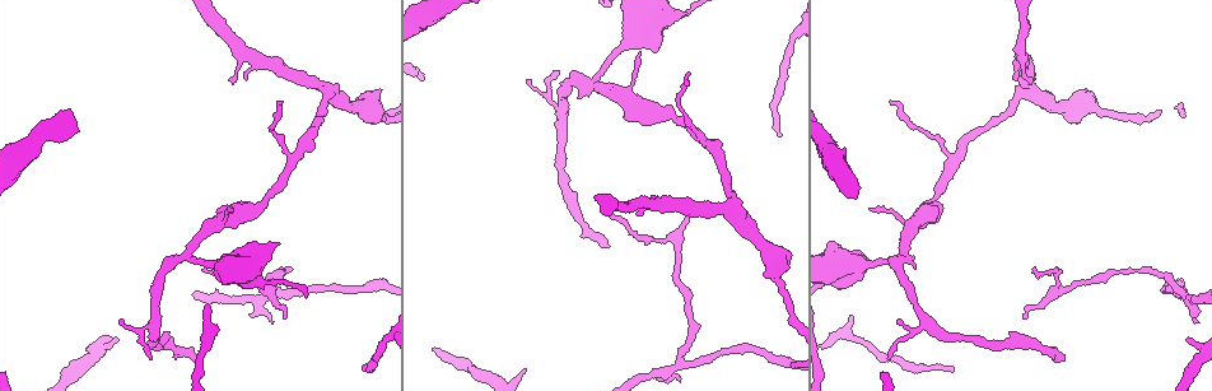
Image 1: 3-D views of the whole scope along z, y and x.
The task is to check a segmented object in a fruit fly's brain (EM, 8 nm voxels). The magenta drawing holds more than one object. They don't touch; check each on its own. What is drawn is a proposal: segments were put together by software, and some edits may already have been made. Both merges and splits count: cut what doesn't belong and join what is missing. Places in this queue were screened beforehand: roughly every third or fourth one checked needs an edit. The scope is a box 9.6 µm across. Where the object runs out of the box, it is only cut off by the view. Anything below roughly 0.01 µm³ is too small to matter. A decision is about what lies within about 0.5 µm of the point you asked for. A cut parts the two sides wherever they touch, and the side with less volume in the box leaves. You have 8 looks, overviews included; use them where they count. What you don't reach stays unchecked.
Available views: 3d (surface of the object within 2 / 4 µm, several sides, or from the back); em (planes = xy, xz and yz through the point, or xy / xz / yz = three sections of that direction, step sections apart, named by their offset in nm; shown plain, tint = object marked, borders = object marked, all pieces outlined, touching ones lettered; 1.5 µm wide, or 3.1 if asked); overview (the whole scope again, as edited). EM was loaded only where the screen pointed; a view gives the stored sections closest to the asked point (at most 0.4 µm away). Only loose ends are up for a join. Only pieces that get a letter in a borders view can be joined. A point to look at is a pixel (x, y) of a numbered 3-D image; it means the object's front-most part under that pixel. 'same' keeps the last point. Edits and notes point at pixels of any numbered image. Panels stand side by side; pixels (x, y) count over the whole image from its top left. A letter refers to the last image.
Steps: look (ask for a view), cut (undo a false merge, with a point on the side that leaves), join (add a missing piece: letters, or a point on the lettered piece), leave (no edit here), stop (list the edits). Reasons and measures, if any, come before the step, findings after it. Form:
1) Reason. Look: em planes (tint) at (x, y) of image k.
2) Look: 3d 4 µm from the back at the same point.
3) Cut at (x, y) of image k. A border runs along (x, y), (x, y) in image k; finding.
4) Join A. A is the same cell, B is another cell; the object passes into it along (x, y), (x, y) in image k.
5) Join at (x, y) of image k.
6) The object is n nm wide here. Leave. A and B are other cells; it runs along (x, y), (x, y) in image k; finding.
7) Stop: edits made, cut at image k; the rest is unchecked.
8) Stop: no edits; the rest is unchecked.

Long arm stops here. Look: em planes (borders) at (951, 370) of image 1.

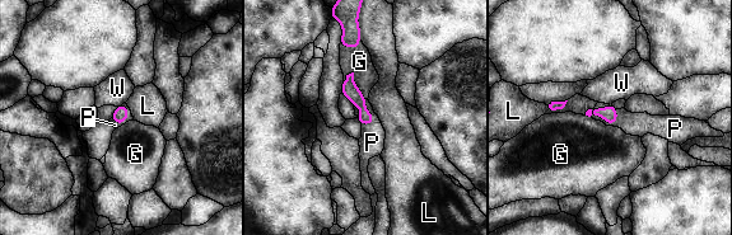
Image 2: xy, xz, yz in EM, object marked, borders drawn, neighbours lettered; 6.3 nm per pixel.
Join P. P is the same cell, G, L and W are other cells; the object passes into it along (611, 117), (604, 120), (632, 123) in image 2; it goes on there.

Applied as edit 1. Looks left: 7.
Three arms meet. Look: em planes (borders) at (900, 258) of image 1.

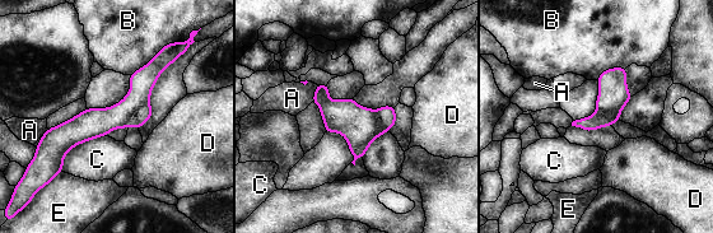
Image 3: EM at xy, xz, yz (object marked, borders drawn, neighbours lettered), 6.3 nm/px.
Cut at (145, 112) of image 3. A, B, C, D and E are other cells; a border runs along (148, 102), (141, 107), (131, 126) in image 3; a second neuron is stuck on.

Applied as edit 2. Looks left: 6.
Look: overview.

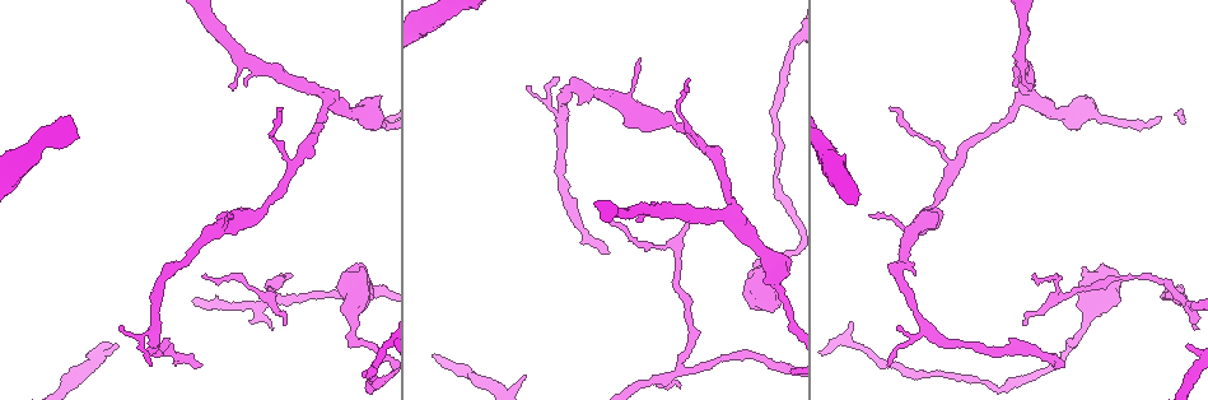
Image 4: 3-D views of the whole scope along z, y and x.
Thin end. Look: em planes (borders) at (1022, 323) of image 4.

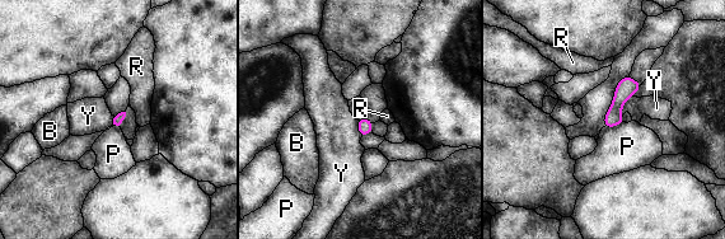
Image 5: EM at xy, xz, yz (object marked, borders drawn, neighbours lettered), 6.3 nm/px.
Leave. B, P, R and Y are other cells; a border runs along (632, 95), (623, 103), (622, 116) in image 5; none of them fits.

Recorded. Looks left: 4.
Stop: edits made, join at image 2, cut at image 3; the rest is unchecked.

